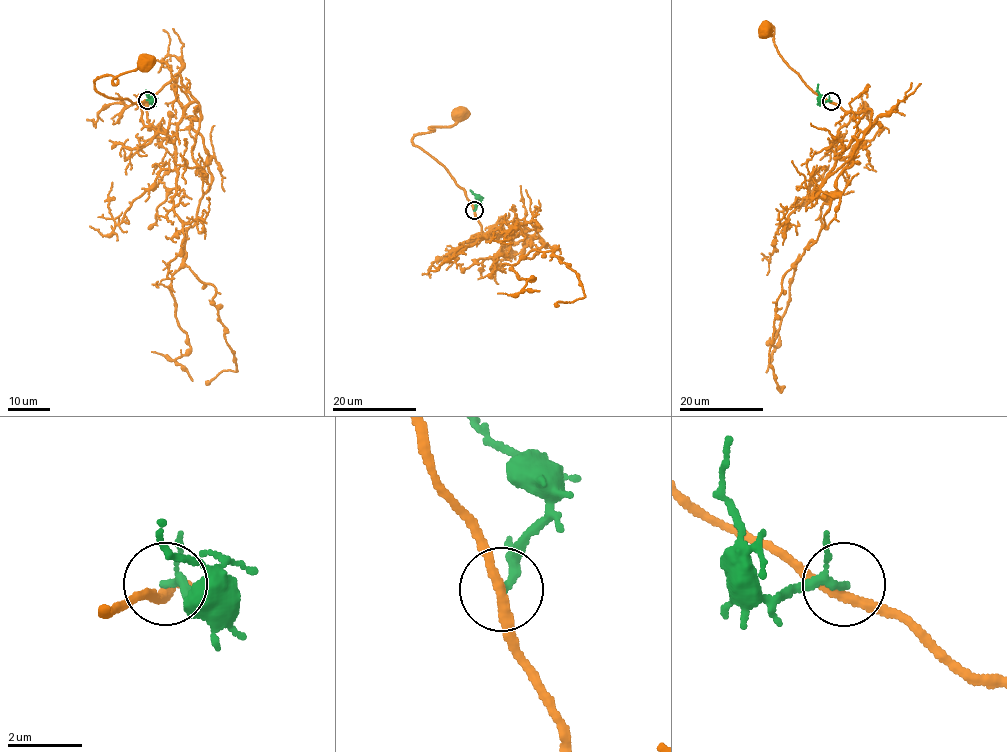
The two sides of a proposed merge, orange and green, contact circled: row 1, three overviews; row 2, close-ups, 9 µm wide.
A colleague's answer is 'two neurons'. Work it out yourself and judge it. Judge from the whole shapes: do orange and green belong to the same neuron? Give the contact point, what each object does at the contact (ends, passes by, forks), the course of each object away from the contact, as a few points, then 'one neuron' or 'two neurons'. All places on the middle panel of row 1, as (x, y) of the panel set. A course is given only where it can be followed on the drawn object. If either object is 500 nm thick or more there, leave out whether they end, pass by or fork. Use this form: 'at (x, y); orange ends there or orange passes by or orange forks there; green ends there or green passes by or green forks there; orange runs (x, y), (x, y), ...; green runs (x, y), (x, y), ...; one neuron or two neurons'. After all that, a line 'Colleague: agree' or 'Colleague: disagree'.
at (474, 210); orange passes by; green passes by; orange runs (474, 211), (466, 193), (440, 163), (412, 139), (434, 130), (430, 126), (450, 126), (458, 114); green runs (474, 210), (479, 201), (470, 190); two neurons
Colleague: agree

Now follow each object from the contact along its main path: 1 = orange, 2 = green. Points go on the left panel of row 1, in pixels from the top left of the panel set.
1: (146, 100), (135, 103), (106, 96), (95, 87), (95, 79), (113, 75), (115, 84), (114, 78), (144, 64)
2: (146, 99), (153, 102), (145, 90)

